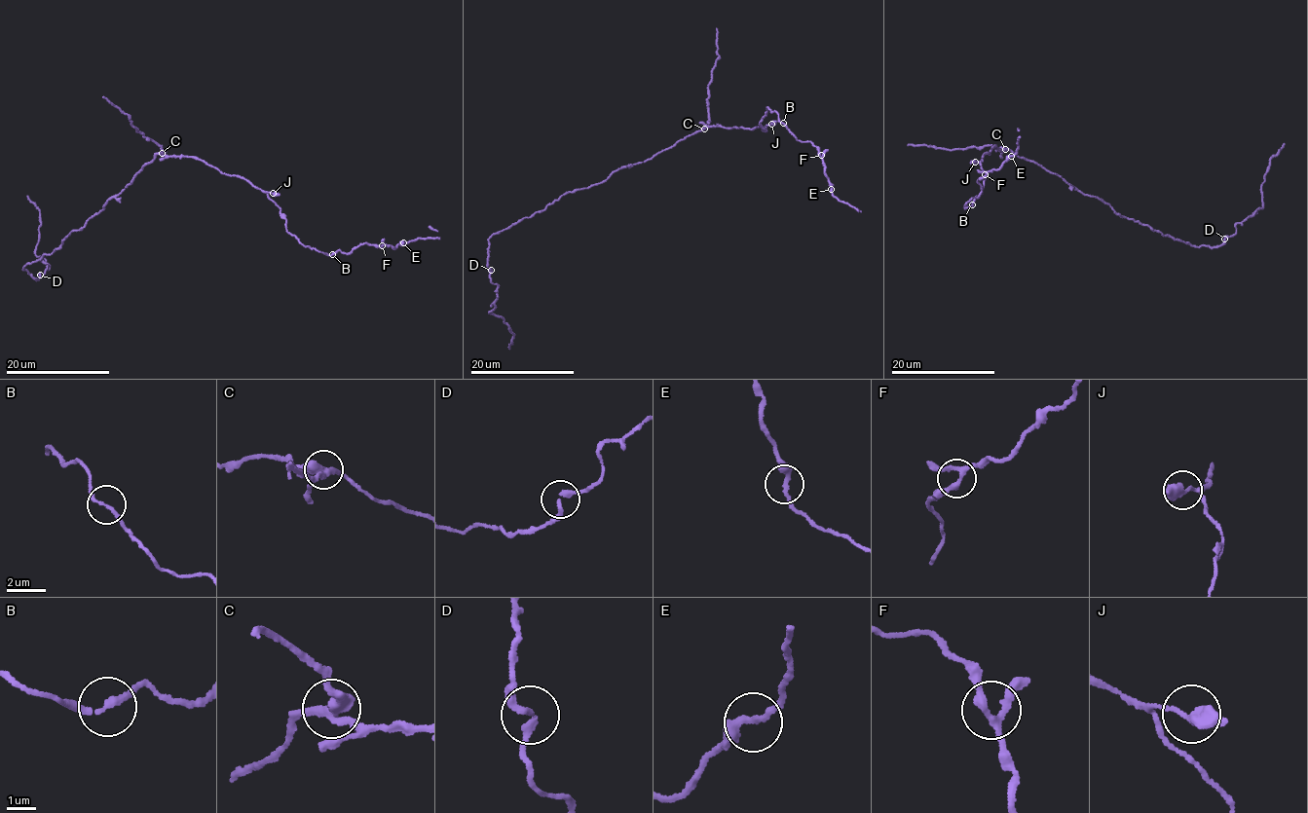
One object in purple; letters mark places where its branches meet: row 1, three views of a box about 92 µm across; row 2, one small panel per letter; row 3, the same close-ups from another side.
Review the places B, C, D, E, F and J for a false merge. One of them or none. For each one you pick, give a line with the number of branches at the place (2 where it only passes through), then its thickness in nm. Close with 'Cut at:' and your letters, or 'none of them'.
C: 3 | 320 nm
Cut at: C

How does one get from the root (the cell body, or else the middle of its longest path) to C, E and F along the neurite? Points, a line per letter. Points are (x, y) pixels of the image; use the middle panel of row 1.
C: (684, 138), (703, 129)
E: (684, 138), (717, 126), (766, 126), (765, 131), (759, 124), (766, 107), (796, 138), (818, 149), (830, 189)
F: (684, 138), (717, 126), (766, 126), (765, 131), (759, 124), (766, 107), (796, 138), (809, 141), (821, 155)

